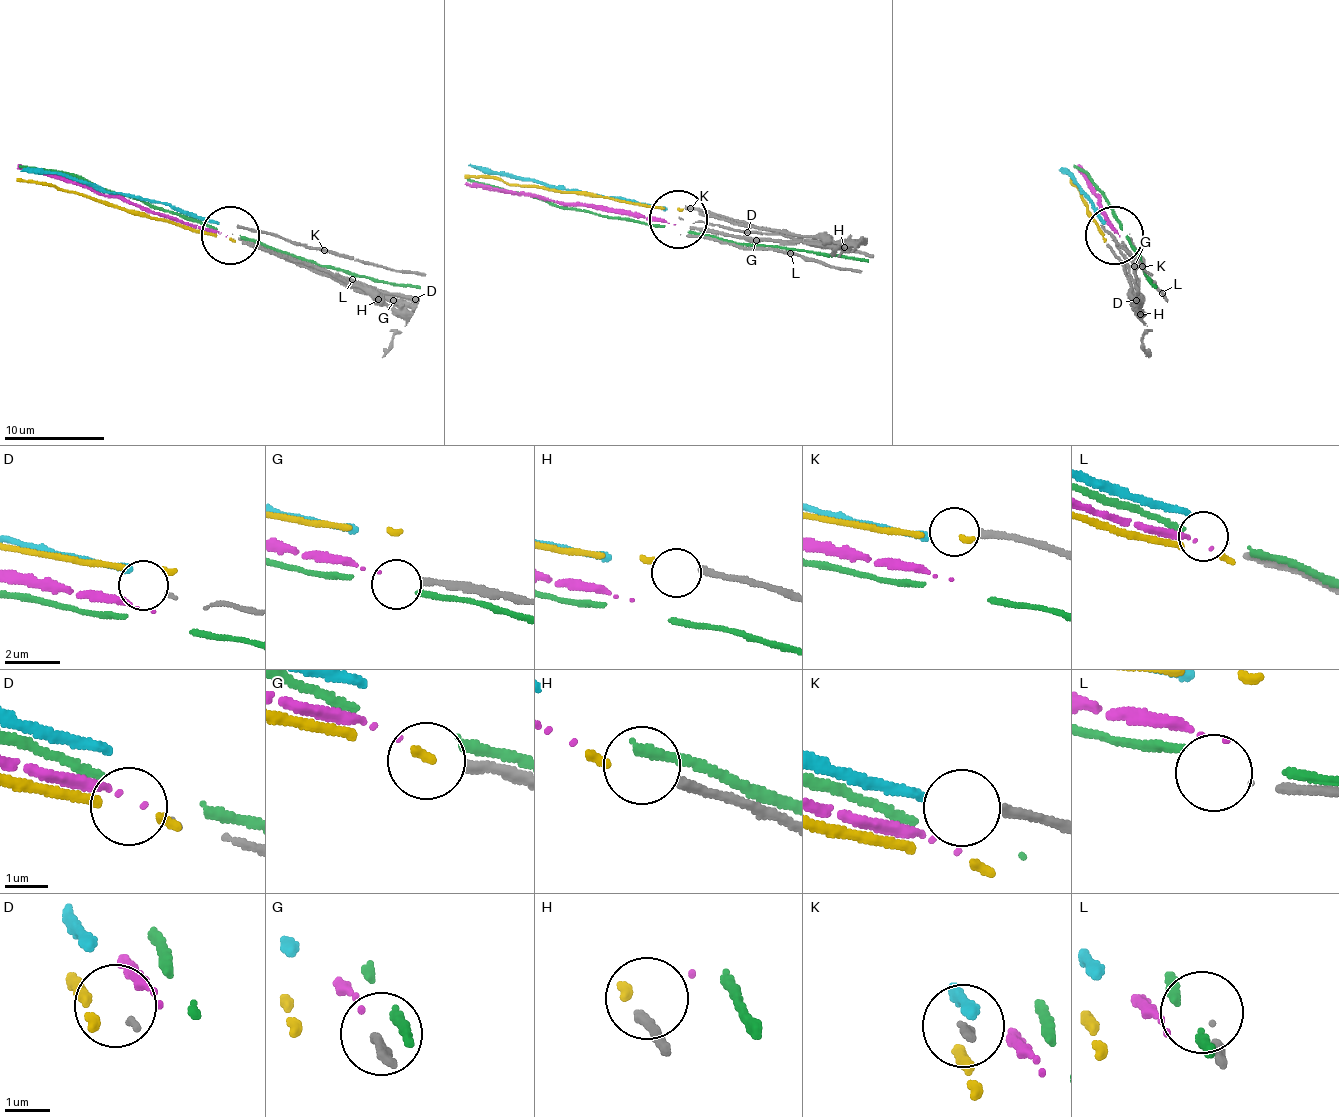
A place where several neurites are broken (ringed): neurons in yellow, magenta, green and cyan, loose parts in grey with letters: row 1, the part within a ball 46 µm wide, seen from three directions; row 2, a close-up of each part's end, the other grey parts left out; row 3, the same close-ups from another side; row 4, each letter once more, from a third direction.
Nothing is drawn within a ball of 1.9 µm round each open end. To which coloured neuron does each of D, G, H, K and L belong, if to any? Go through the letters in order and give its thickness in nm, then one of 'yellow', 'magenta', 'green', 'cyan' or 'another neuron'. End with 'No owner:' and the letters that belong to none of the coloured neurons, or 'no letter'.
D: 100 nm thick; another neuron
G: 200 nm thick; magenta
H: 240 nm thick; yellow
K: 220 nm thick; another neuron
L: 100 nm thick; another neuron
No owner: D, K, L

